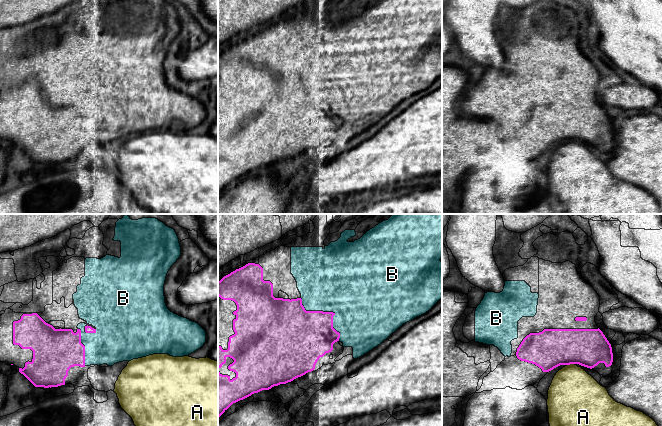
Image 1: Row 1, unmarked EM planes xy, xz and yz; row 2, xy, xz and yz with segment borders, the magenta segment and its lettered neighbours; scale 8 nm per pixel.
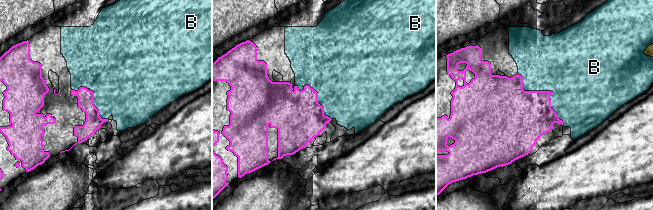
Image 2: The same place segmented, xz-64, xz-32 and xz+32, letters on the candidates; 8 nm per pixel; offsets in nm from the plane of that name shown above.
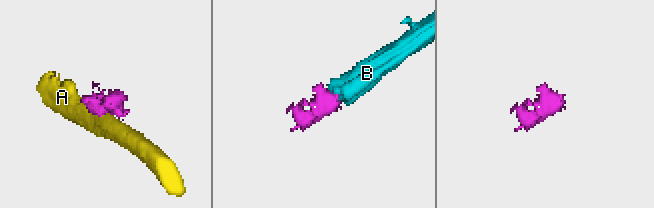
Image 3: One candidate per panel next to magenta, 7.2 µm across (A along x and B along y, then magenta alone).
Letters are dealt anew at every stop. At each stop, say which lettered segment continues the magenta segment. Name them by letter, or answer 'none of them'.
B

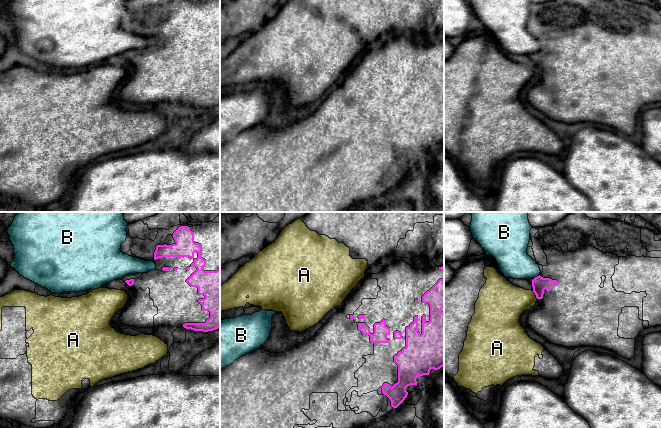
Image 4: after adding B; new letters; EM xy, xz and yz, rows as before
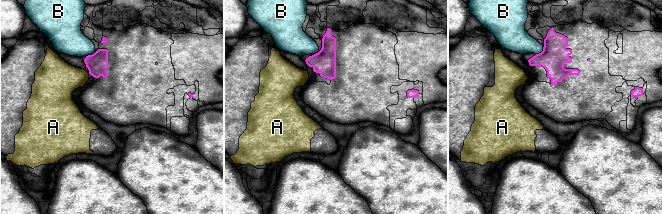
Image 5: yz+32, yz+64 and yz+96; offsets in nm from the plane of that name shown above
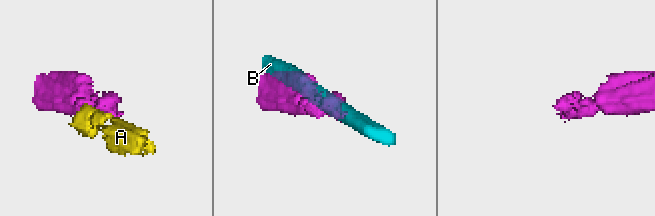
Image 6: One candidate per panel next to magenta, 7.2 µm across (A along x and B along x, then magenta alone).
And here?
none of them

